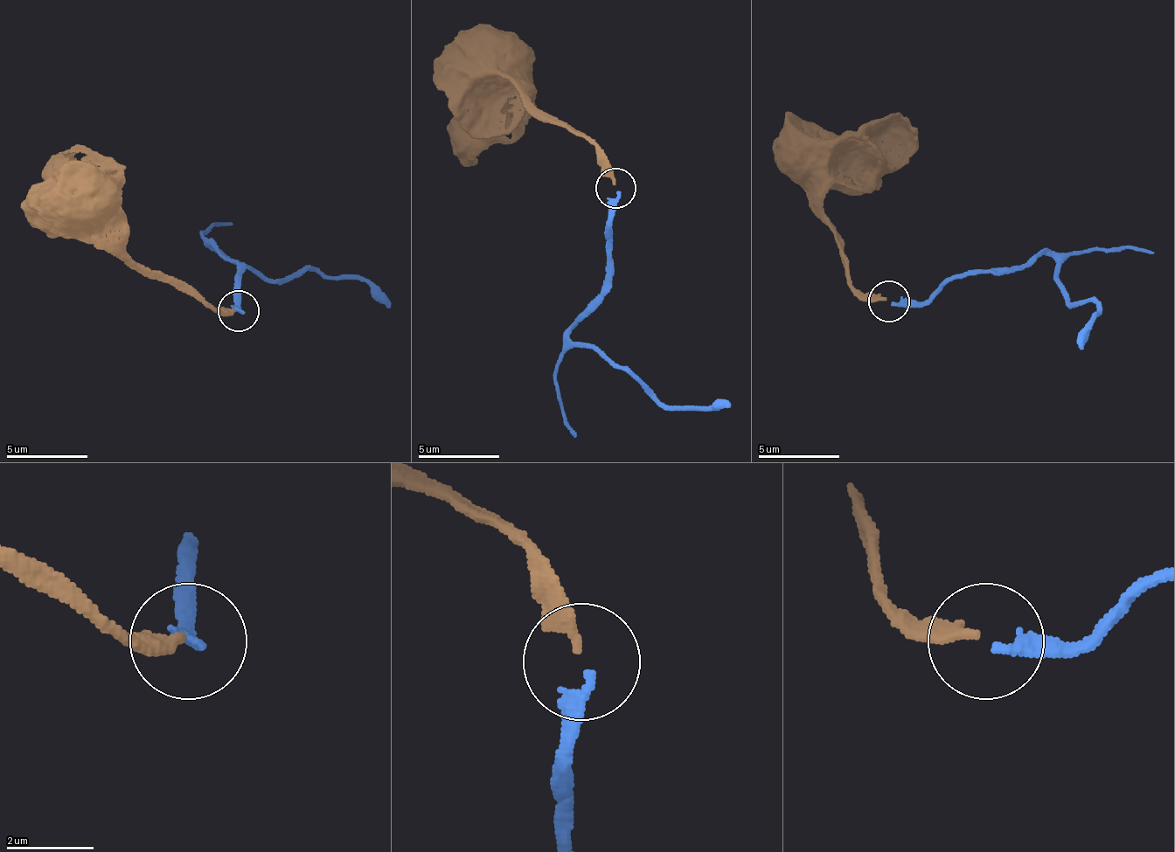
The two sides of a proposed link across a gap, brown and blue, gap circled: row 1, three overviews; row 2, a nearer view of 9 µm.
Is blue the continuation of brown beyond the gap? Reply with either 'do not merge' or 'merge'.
merge

